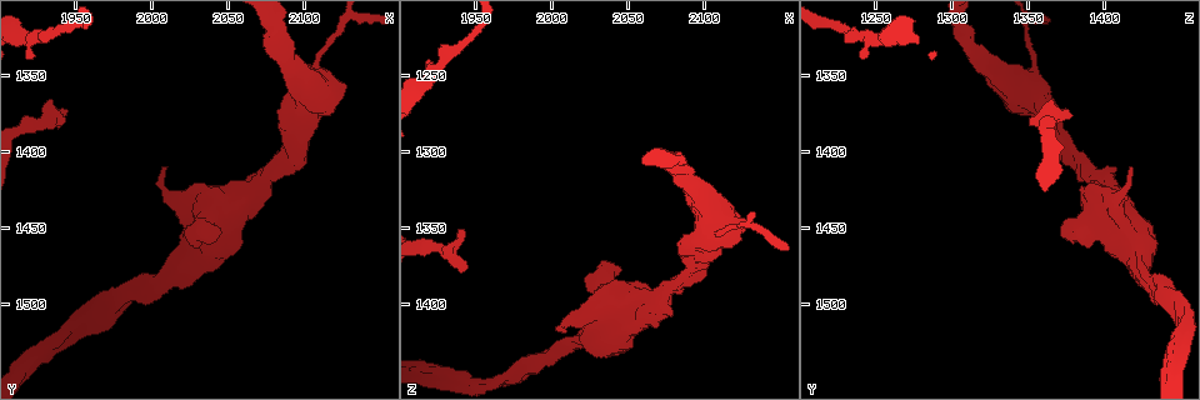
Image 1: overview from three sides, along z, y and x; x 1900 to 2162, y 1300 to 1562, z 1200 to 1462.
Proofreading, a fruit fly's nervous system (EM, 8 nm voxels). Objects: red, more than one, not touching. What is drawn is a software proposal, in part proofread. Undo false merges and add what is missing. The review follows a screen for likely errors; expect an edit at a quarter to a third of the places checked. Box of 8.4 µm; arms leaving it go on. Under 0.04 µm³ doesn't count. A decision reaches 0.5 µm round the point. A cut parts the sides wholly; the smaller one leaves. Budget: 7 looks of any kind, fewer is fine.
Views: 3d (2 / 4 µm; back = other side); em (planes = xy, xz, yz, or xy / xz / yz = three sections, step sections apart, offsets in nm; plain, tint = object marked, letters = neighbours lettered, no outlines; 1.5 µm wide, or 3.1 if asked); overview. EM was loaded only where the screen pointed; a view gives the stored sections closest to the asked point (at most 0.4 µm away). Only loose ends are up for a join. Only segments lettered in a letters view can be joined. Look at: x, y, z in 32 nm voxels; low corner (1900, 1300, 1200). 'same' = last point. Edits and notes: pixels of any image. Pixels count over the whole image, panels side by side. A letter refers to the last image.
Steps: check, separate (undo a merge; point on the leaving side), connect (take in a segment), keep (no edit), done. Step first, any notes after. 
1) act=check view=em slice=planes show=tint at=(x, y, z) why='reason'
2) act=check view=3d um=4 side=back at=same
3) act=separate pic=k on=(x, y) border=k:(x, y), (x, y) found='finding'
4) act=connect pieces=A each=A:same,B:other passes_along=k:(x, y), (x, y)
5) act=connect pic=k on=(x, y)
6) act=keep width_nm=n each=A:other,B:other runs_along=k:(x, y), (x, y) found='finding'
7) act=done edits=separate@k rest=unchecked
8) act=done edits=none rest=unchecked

act=check view=3d um=4 at=(2074, 1416, 1390)

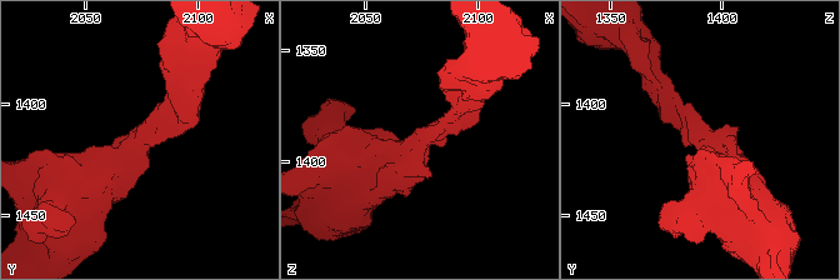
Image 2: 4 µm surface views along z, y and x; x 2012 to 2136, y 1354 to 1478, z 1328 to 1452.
act=check view=em slice=planes show=tint at=(2074, 1417, 1392)

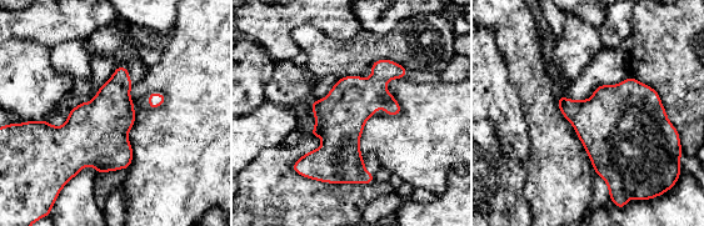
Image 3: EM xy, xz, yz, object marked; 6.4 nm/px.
act=check view=em slice=planes show=letters at=same why='what lies round it'

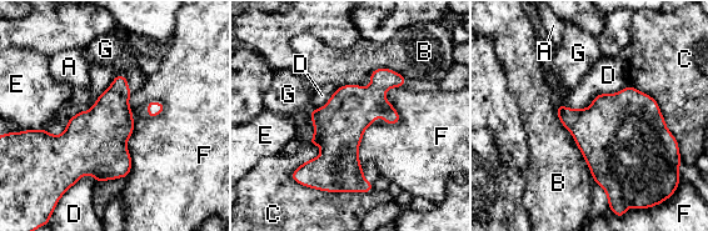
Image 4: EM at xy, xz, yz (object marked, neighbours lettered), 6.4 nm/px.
act=keep each=A:other,B:other,C:other,D:other,E:other,F:other,G:other runs_along=4:(400, 79), (339, 129), (339, 156), (312, 184) found='continuous, no second cell'

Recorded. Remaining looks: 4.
act=check view=3d um=2 at=(2008, 1412, 1418) why='an open end'

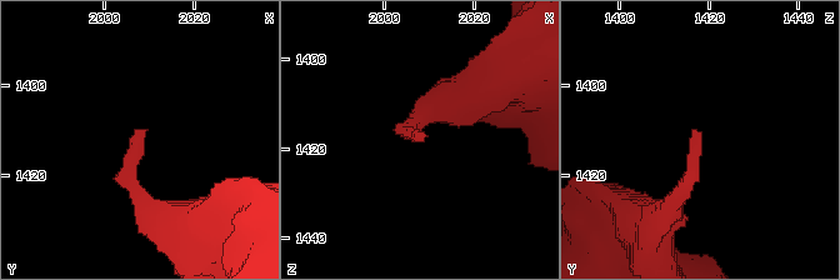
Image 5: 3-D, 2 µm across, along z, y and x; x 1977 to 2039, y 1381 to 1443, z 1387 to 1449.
act=check view=em slice=planes show=letters at=(2008, 1410, 1418)

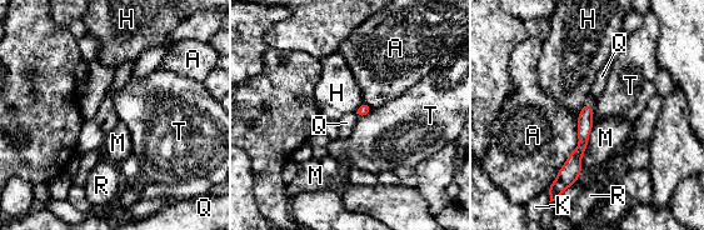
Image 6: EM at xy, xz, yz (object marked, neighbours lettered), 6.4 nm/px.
act=keep each=A:other,H:other,K:other,M:other,Q:other,R:other,T:other border=6:(372, 109), (359, 118) found='none of them fits'

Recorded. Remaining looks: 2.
act=check view=em slice=xy step=8 show=tint at=(1920, 1326, 1248) why='calibre changes'

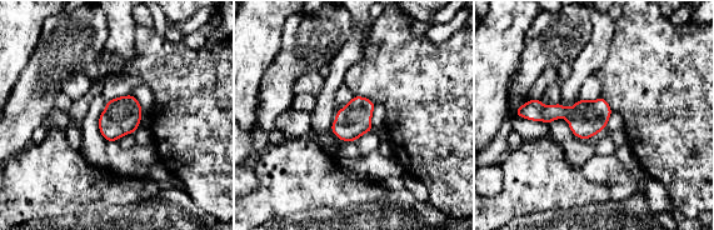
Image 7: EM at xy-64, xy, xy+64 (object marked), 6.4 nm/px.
act=check view=em slice=planes show=letters at=same why='another direction'

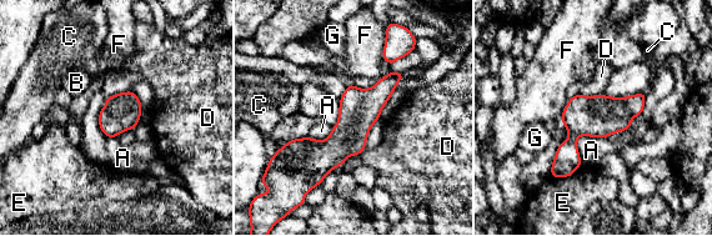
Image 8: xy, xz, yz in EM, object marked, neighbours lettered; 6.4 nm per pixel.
act=keep longest_contact=A:260nm each=A:other,B:other,C:other,D:other,E:other,F:other,G:other border=8:(130, 90), (111, 94), (106, 98) found='continuous, no second cell'

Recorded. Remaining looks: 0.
act=done edits=none rest=unchecked

